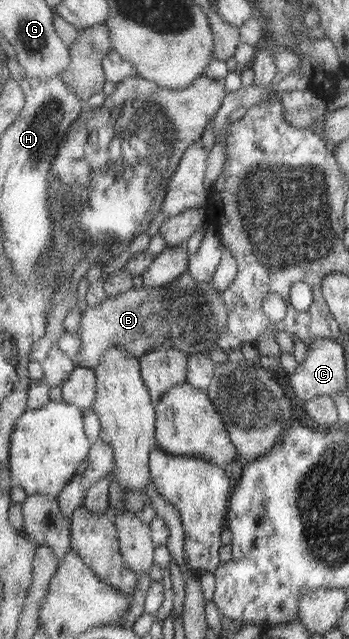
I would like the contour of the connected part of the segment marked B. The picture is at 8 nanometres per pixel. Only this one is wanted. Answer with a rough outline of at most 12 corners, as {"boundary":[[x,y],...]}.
{"boundary":[[186,272],[83,313],[76,361],[95,369],[114,345],[138,358],[161,344],[217,347],[220,288]]}

